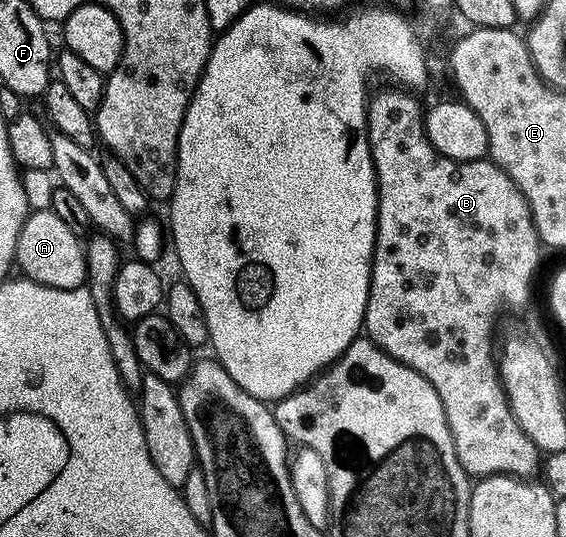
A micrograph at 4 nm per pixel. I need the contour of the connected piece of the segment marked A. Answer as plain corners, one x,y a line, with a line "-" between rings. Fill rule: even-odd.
52,209
34,210
25,220
17,238
16,266
21,266
20,274
43,286
59,290
71,290
86,286
85,257
83,243
77,240
74,224
63,221

